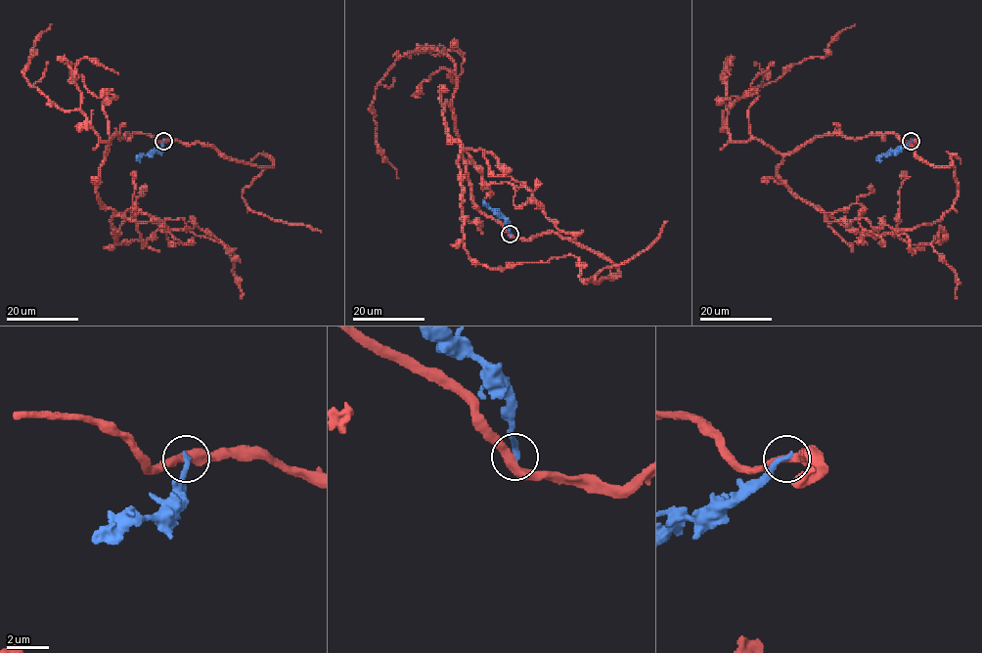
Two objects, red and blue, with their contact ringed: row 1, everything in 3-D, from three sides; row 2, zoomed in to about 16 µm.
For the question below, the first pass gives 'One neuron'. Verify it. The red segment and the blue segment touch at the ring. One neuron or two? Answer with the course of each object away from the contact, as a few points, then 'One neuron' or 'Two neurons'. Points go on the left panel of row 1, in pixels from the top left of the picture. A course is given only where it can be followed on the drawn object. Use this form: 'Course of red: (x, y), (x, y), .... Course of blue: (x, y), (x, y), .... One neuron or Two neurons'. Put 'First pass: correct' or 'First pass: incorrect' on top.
First pass: incorrect
Course of red: (163, 140), (110, 141), (97, 197), (114, 212), (116, 244), (171, 229), (215, 239), (231, 250), (241, 299). Course of blue: (163, 140), (161, 148), (141, 154), (136, 160). Two neurons

